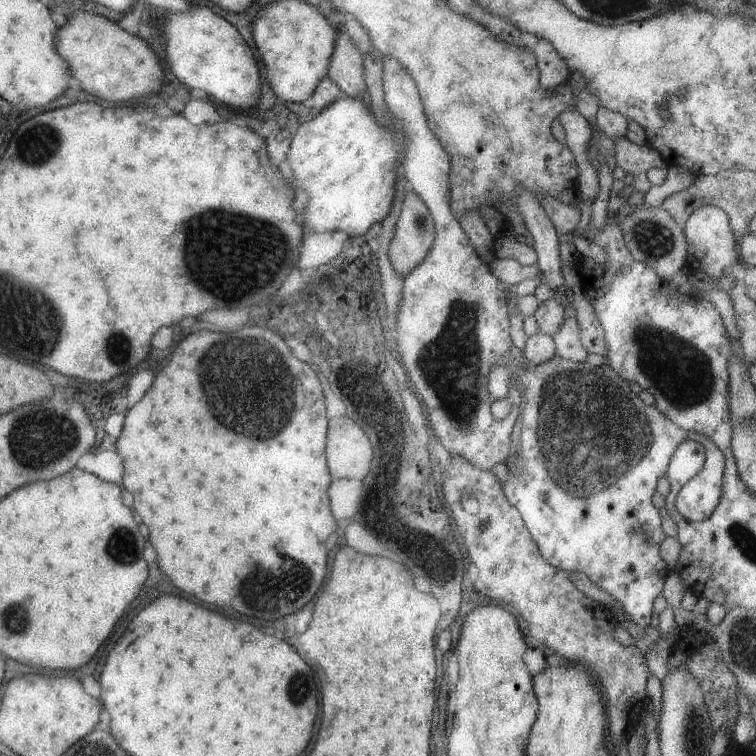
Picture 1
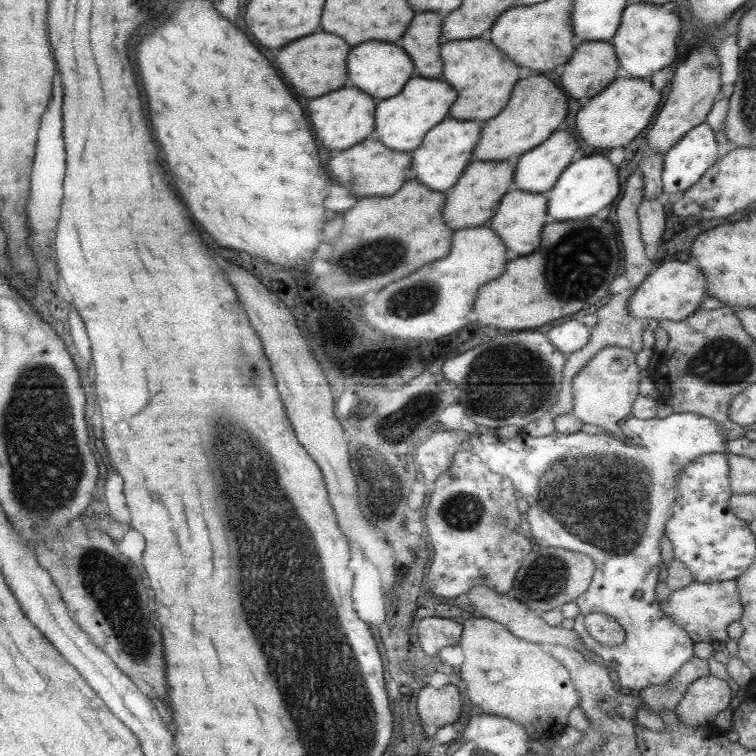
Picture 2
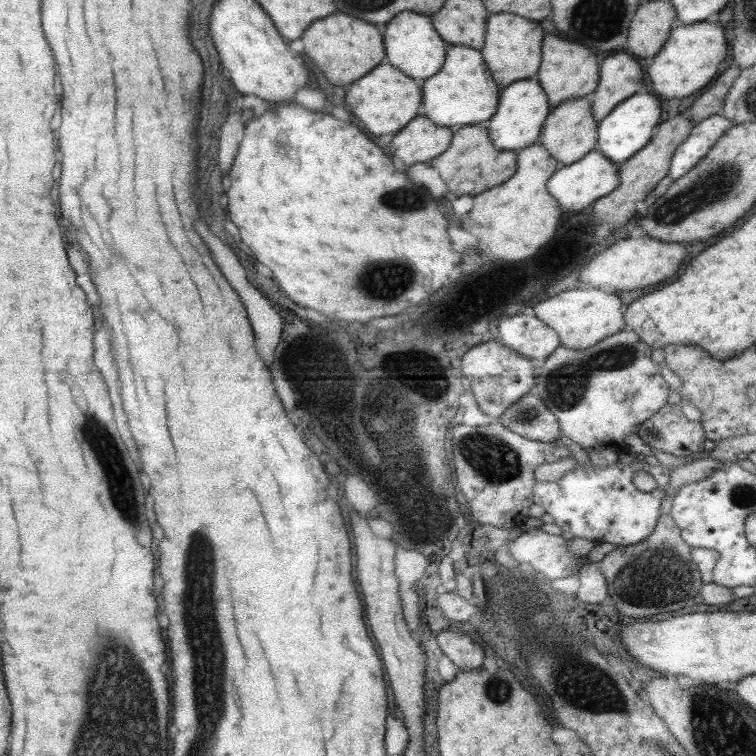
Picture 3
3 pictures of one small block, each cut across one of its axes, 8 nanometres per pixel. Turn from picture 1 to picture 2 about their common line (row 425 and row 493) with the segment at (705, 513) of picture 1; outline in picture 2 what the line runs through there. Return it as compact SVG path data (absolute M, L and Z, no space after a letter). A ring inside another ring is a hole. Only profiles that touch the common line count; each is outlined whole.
M677 413L666 416L665 418L649 418L641 420L635 417L627 418L623 422L621 432L615 434L613 437L609 433L596 433L587 434L582 431L574 432L573 434L561 434L557 431L551 432L546 436L539 436L538 438L532 438L529 435L519 434L514 438L500 438L500 436L489 436L489 434L472 435L471 445L468 445L467 449L475 454L485 467L493 473L499 474L501 477L505 477L511 481L514 490L521 492L523 500L526 500L529 504L529 510L527 510L527 526L529 526L529 532L537 546L559 546L559 548L567 549L576 553L581 553L591 557L595 563L595 570L592 574L592 580L587 590L578 596L574 601L576 602L579 612L577 616L574 616L572 629L583 640L585 647L591 652L594 652L597 656L600 656L603 662L613 662L614 668L617 672L617 682L619 682L621 688L625 691L640 691L642 688L651 684L665 684L689 658L693 656L693 644L694 642L689 638L687 631L680 626L677 626L674 622L671 622L660 609L659 603L655 600L655 585L657 584L659 576L659 540L664 534L665 521L671 516L672 505L677 499L677 480L678 473L682 470L689 461L693 458L699 458L708 453L724 453L726 443L728 439L723 435L723 429L719 429L719 425L713 421L713 419L701 416L700 414L693 413ZM591 612L601 612L607 614L607 616L613 617L621 628L625 631L625 640L619 644L619 646L605 646L596 640L593 640L587 632L585 625L583 624L585 615L591 614Z

